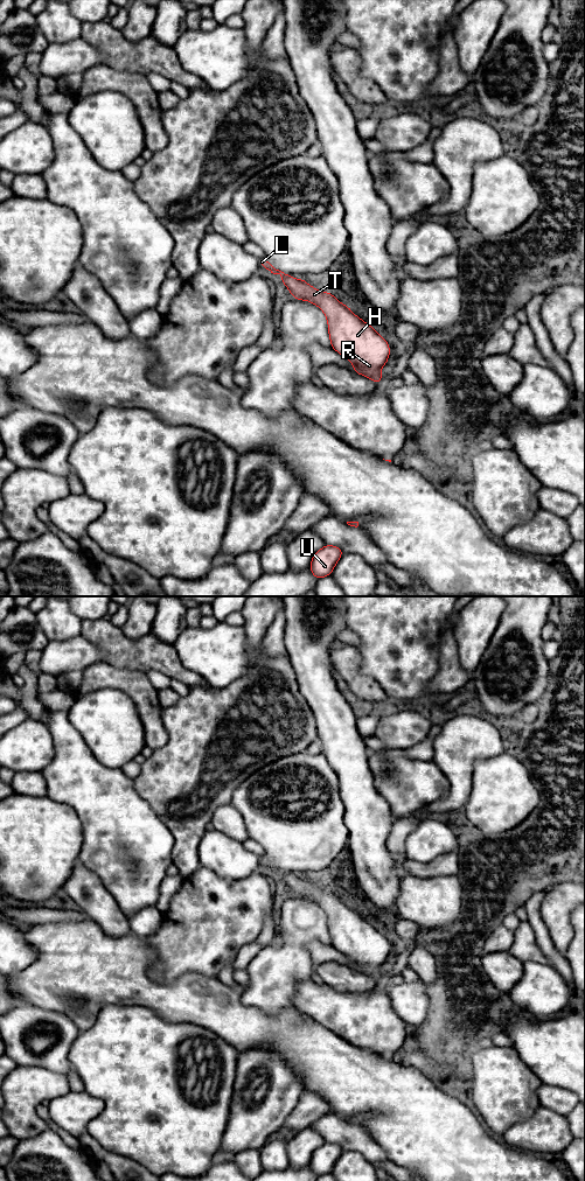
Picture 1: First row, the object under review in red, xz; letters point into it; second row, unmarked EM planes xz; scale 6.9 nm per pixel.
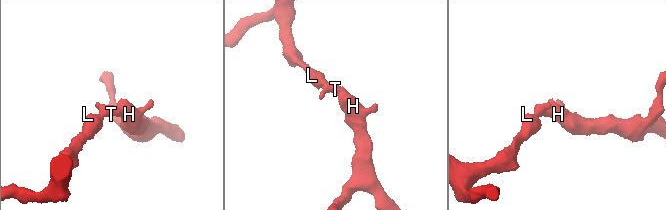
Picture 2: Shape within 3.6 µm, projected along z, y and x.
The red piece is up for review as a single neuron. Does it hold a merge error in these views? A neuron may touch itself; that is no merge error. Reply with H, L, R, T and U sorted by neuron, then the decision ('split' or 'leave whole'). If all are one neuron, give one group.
H L R T U; leave whole

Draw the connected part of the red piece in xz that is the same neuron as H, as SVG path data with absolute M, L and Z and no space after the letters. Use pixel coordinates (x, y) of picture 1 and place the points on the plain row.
M265 855L259 858L259 862L273 872L279 872L293 896L318 903L327 915L330 944L355 964L351 966L354 970L376 981L381 980L381 967L390 953L390 943L383 934L329 889L318 888L305 876L292 875L273 865Z

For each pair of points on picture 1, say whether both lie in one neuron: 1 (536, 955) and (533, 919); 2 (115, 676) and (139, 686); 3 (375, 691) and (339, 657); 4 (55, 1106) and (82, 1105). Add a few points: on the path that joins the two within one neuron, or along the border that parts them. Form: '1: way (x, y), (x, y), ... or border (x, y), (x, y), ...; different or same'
1: border (527, 921), (534, 933), (537, 945), (547, 957); different
2: way (120, 679), (133, 683); same
3: way (366, 685), (348, 666); same
4: way (62, 1106), (75, 1106); same

